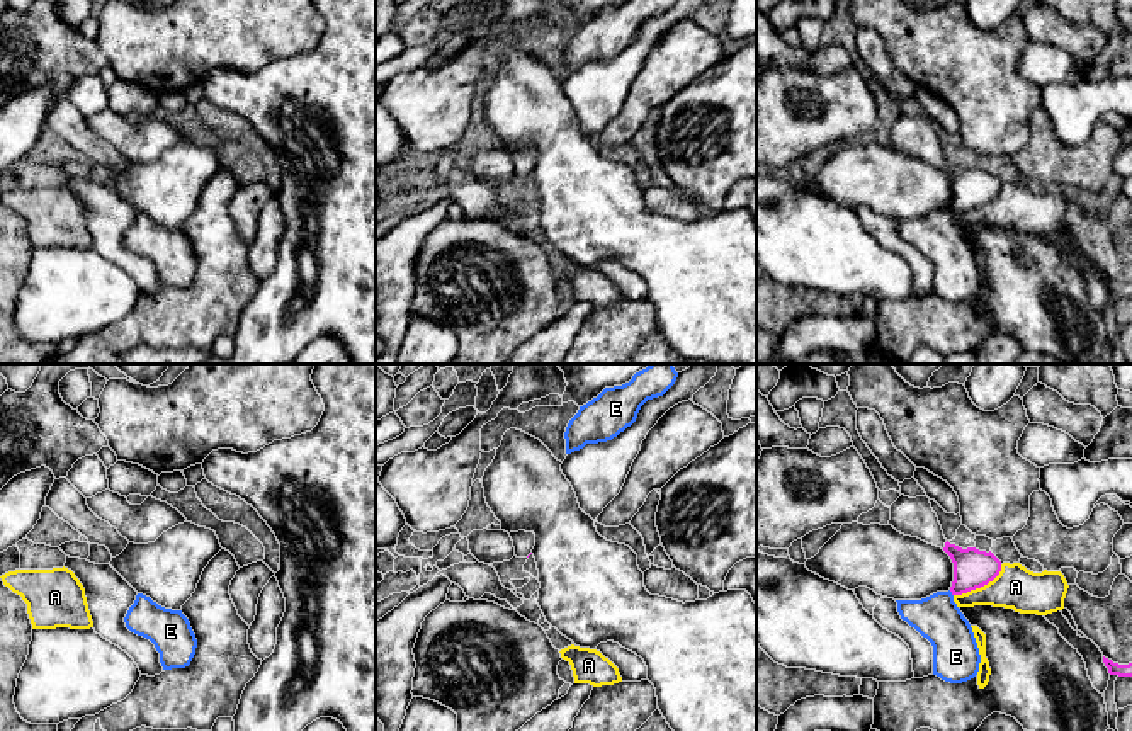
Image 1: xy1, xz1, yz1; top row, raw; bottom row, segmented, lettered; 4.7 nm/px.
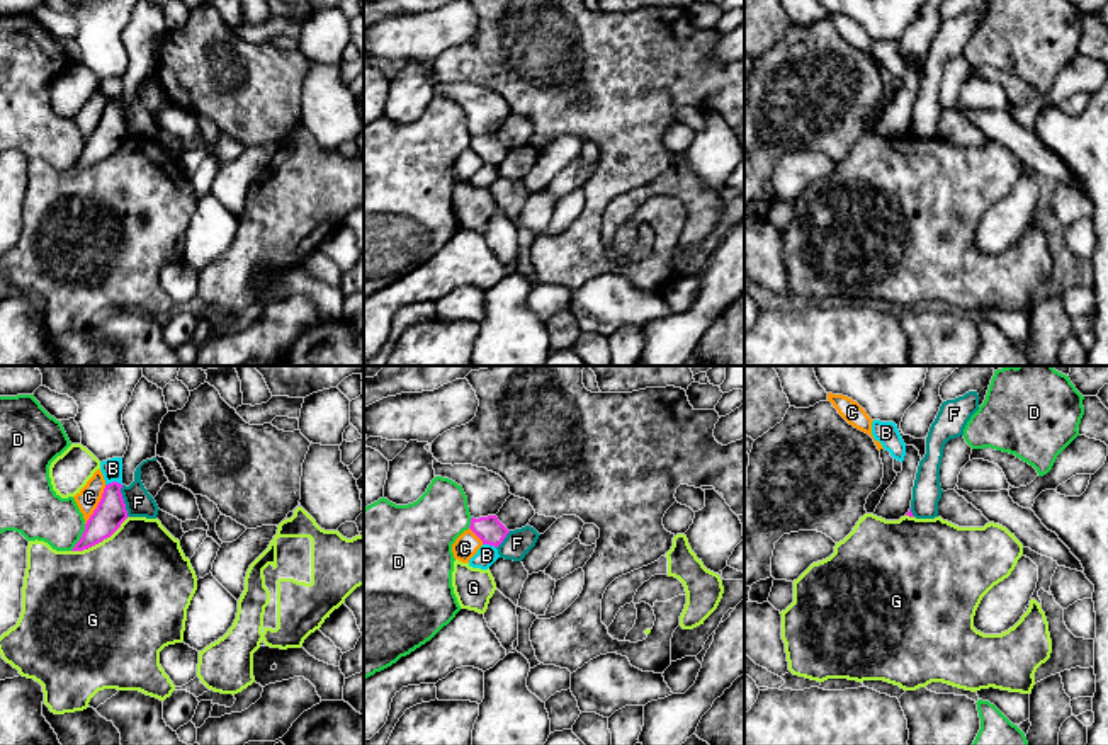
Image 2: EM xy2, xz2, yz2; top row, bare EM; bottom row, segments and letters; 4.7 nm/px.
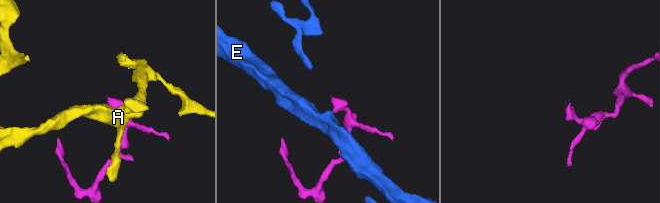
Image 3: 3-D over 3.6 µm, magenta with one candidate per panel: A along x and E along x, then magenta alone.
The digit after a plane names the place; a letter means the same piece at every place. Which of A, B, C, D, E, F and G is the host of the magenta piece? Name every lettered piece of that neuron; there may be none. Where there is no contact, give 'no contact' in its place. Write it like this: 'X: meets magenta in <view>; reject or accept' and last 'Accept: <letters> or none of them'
A: meets magenta in yz1; reject
B: meets magenta in xy2; reject
C: meets magenta in xy2; reject
D: meets magenta in xy2; reject
E: meets magenta in yz1; reject
F: meets magenta in xy2; reject
G: meets magenta in xy2; reject
Accept: none of them

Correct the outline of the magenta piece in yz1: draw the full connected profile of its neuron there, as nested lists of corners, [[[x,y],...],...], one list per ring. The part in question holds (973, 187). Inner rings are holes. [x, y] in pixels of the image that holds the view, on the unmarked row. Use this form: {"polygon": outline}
{"polygon": [[[901,114],[891,124],[891,139],[897,151],[918,156],[942,167],[954,182],[952,214],[962,214],[993,201],[1001,190],[1001,180],[989,170],[962,168],[950,163],[942,150],[928,116],[909,117]]]}

